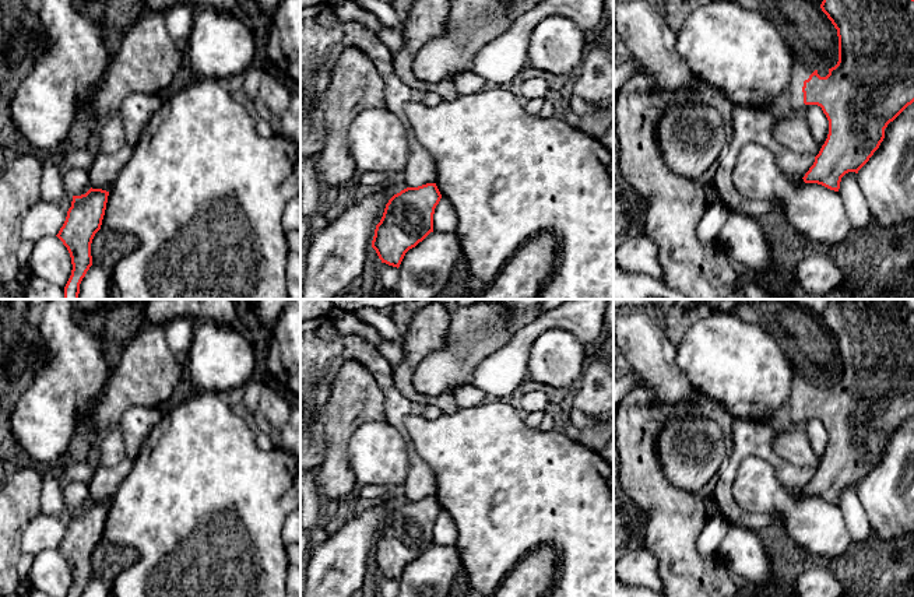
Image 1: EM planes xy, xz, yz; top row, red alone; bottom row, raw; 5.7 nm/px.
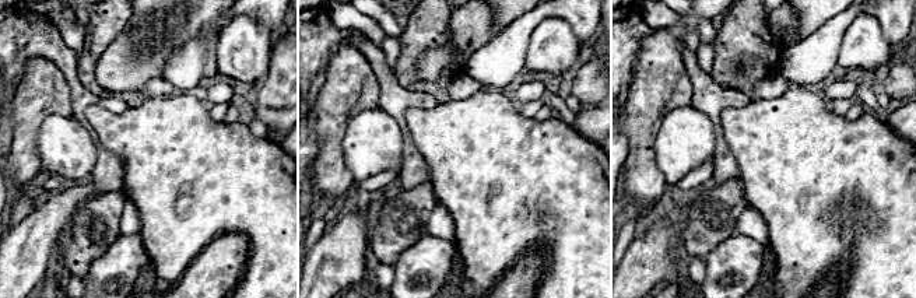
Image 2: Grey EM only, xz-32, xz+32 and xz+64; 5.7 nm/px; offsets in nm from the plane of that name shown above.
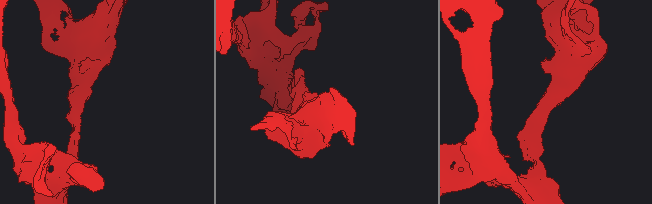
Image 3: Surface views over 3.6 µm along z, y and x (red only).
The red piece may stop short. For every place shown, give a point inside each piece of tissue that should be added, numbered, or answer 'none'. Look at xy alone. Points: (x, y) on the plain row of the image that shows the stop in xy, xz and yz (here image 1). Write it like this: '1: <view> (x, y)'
none

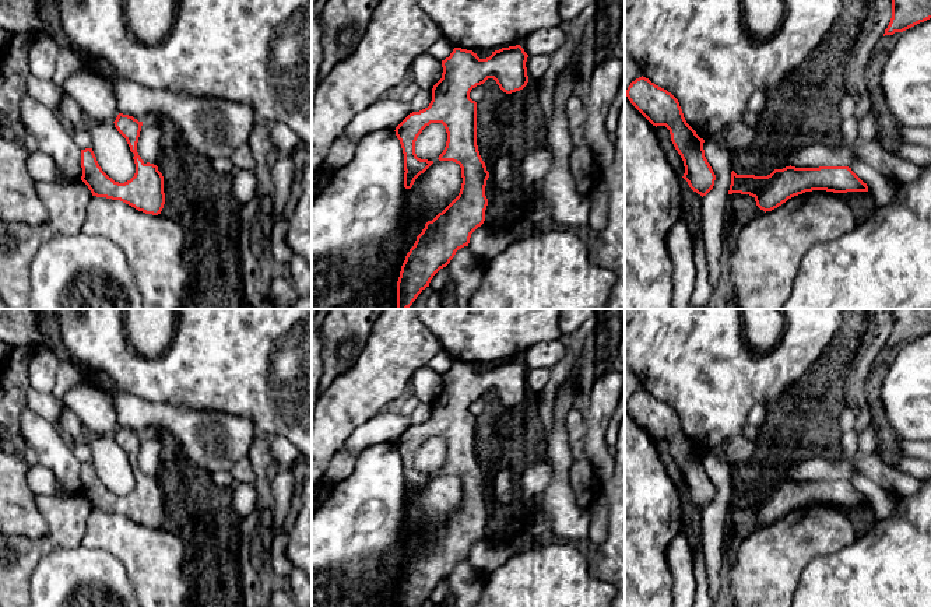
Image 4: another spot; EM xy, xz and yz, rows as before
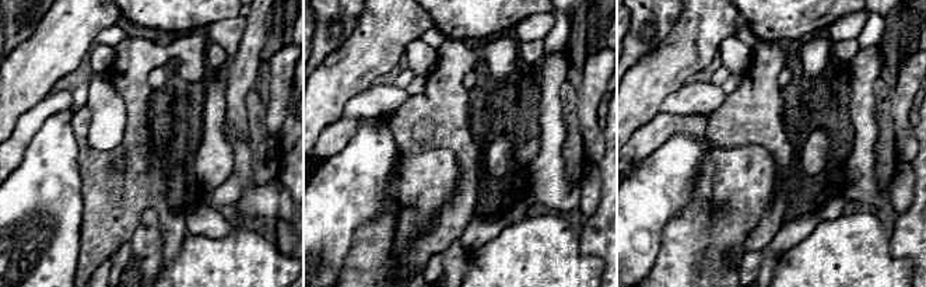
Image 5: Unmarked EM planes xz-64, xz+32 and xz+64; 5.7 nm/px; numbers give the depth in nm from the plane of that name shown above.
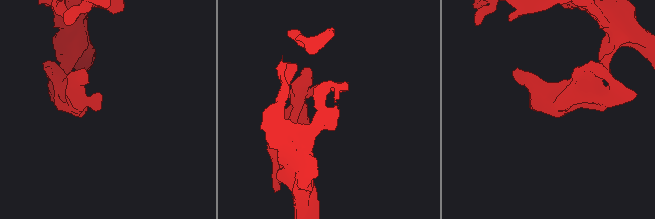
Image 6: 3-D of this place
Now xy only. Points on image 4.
none

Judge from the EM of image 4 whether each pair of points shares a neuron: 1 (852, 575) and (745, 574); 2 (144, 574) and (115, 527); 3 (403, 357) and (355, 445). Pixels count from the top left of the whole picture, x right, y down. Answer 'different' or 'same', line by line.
1: different
2: same
3: different

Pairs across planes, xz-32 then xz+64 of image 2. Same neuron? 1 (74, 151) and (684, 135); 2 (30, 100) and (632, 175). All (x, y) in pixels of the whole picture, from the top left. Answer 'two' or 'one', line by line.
1: one
2: one

